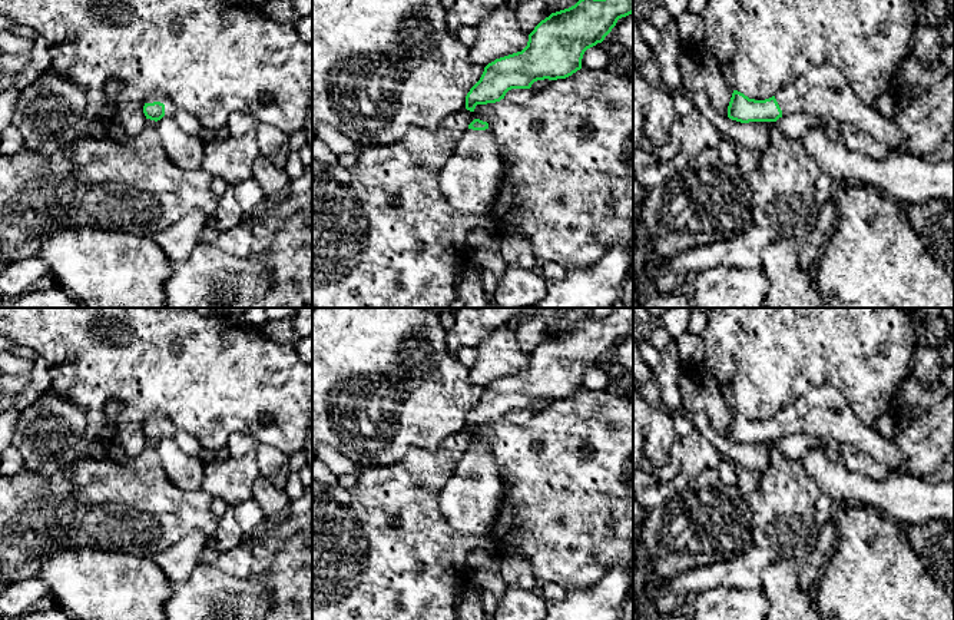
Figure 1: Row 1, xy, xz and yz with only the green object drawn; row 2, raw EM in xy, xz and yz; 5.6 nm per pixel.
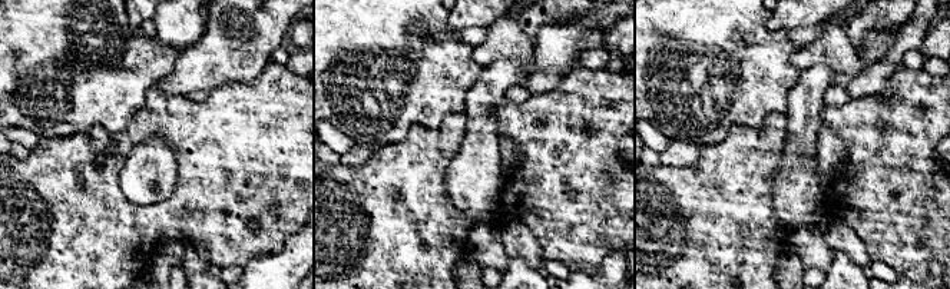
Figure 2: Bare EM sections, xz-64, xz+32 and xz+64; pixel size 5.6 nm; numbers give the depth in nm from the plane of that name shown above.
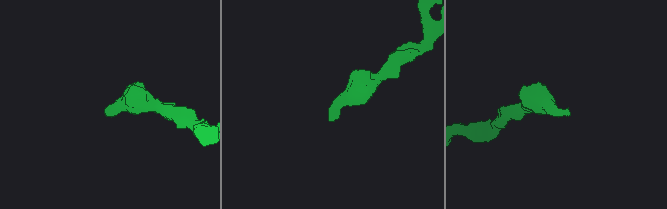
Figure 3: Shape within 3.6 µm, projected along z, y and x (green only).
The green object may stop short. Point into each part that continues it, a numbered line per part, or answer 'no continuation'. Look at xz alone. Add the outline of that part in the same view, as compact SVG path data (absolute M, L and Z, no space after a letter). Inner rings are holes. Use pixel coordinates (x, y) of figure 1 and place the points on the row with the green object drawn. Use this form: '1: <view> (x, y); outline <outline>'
1: xz (470, 179); outline M467 129L441 168L438 185L457 210L481 213L496 202L501 179L503 160L491 132Z

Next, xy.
1: xy (152, 98); outline M152 93L145 99L145 103L153 103L153 102L160 102L165 105L165 115L172 115L172 112L175 110L173 103L160 93Z

